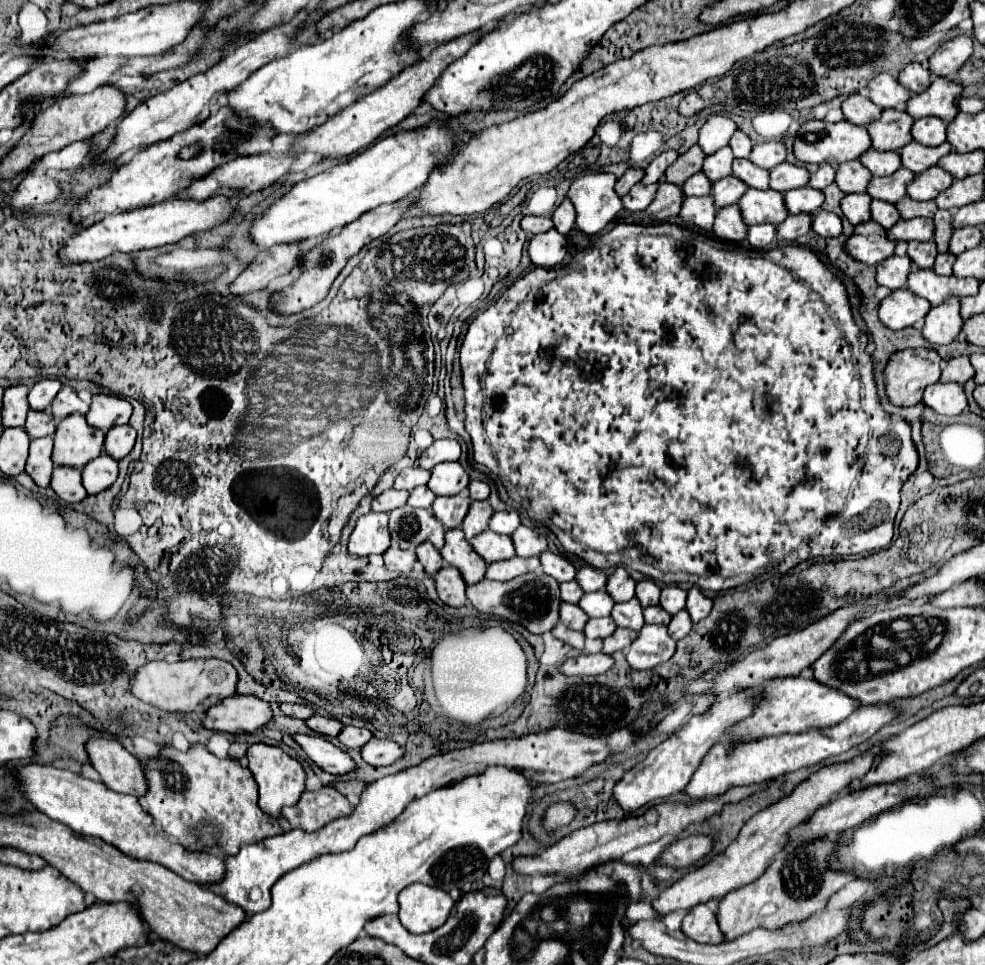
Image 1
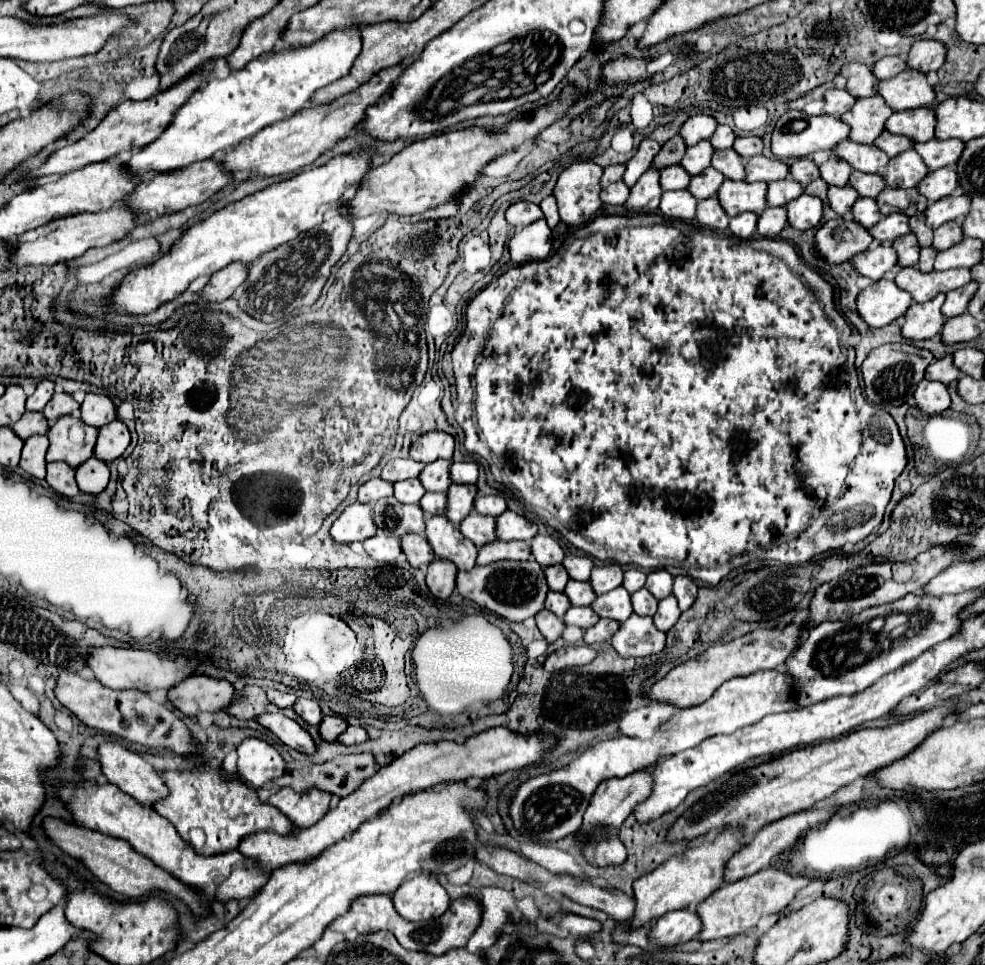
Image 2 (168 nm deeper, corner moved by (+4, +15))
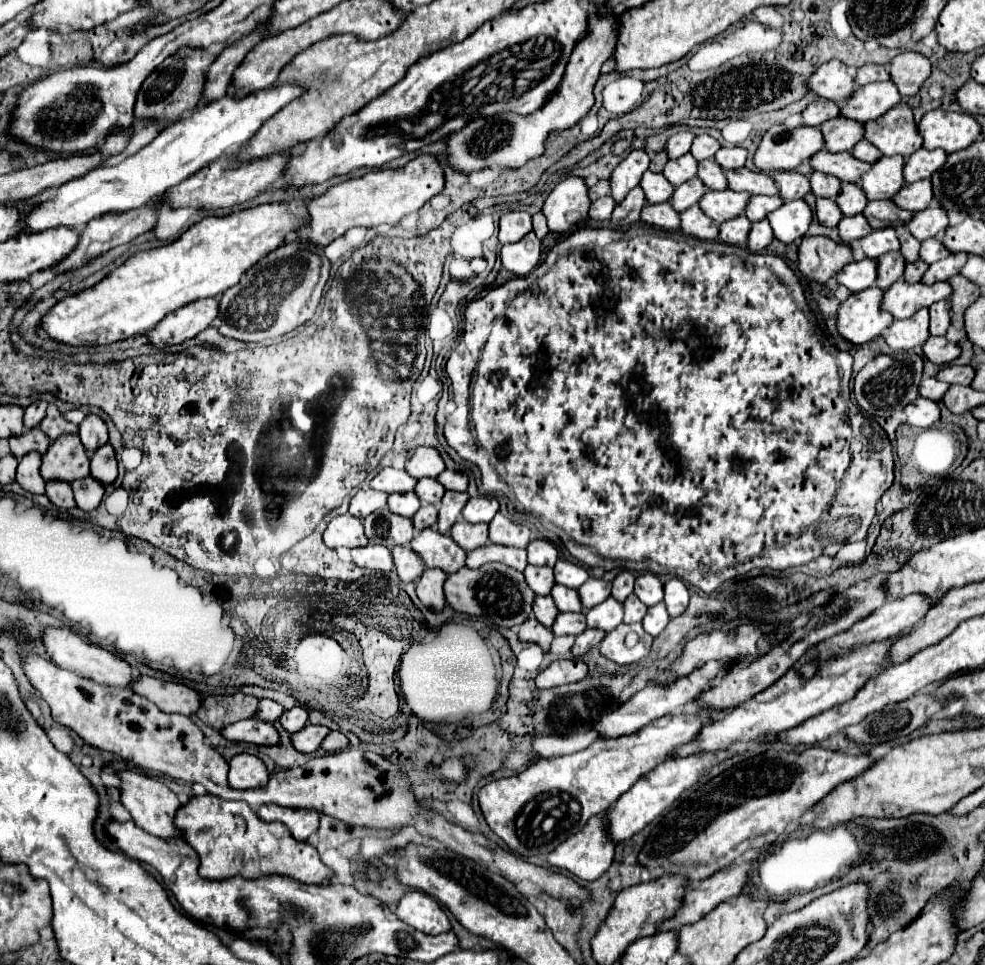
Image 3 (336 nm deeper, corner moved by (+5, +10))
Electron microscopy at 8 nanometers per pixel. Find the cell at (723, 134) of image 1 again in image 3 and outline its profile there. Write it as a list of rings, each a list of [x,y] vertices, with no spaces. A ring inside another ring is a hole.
[[[681,131],[681,133],[673,135],[673,137],[669,137],[669,141],[667,141],[667,145],[665,145],[667,157],[669,157],[669,159],[677,159],[677,157],[689,153],[693,137],[695,137],[695,135],[689,133],[689,131]]]

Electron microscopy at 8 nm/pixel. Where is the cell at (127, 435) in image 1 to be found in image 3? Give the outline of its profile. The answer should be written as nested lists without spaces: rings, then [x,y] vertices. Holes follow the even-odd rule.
[[[109,443],[99,447],[95,455],[91,455],[91,477],[103,485],[111,485],[117,479],[115,451]]]

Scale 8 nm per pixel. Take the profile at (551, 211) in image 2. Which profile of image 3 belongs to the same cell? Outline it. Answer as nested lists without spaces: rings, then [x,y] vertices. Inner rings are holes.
[[[535,213],[535,215],[531,217],[531,223],[533,223],[533,233],[535,233],[539,239],[543,239],[543,237],[549,233],[549,229],[547,229],[547,219],[543,217],[543,213]]]

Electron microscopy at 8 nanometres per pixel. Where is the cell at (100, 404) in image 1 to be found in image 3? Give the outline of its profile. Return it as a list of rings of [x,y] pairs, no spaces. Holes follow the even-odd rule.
[[[87,415],[85,421],[79,425],[79,439],[89,455],[93,455],[95,449],[103,447],[107,443],[107,427],[101,417]]]

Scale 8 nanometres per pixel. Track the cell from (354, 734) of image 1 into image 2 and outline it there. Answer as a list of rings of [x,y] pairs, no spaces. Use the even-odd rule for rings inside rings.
[[[330,714],[330,716],[326,716],[326,718],[322,720],[322,724],[320,724],[320,734],[322,734],[324,740],[334,742],[334,740],[340,736],[340,732],[344,732],[346,728],[348,728],[348,722],[346,722],[342,716]]]

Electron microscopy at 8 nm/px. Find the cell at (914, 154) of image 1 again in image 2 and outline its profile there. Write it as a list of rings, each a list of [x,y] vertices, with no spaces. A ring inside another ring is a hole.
[[[882,132],[878,138],[876,138],[876,142],[874,142],[880,150],[884,150],[886,154],[888,154],[888,158],[894,158],[894,156],[898,156],[900,152],[906,152],[906,150],[912,150],[914,148],[914,142],[912,142],[912,138],[908,138],[908,136],[896,136],[896,134],[892,134],[892,132]]]

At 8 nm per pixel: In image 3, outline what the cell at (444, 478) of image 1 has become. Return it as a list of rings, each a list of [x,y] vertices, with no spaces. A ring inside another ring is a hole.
[[[419,479],[415,485],[415,495],[419,497],[421,503],[431,503],[431,505],[439,505],[441,497],[443,497],[445,489],[443,485],[439,485],[437,479]]]

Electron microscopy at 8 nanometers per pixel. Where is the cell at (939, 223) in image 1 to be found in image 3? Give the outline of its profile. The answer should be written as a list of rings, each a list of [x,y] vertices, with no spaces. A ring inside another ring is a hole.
[[[899,225],[899,227],[895,227],[897,229],[897,237],[899,237],[899,243],[901,243],[901,255],[903,255],[903,259],[907,261],[907,263],[911,263],[911,261],[917,261],[919,259],[919,245],[921,243],[917,243],[913,237],[911,237],[911,233],[907,233],[905,229],[903,229],[903,225]]]

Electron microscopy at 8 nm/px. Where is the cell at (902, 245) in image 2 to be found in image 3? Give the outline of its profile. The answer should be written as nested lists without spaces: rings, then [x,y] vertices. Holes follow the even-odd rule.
[[[899,251],[879,257],[877,259],[877,287],[883,291],[889,289],[895,281],[903,277],[903,269],[905,269],[905,261]]]

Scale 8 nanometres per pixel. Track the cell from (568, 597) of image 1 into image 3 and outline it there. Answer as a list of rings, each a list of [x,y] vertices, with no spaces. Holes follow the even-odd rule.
[[[527,565],[527,569],[523,571],[523,575],[525,575],[527,585],[537,595],[549,595],[551,587],[555,585],[553,569],[551,567],[533,567],[533,565]]]

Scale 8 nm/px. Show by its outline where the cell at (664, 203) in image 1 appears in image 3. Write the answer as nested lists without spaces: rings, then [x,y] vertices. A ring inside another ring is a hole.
[[[637,187],[613,209],[611,215],[611,225],[615,229],[627,229],[629,225],[639,221],[639,209],[645,205],[643,201],[643,191],[639,191]]]

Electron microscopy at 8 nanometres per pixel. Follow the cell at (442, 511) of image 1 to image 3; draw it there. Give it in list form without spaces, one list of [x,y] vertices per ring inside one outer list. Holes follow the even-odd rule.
[[[421,505],[421,509],[413,515],[413,527],[417,531],[433,527],[437,521],[437,507],[435,505]]]

